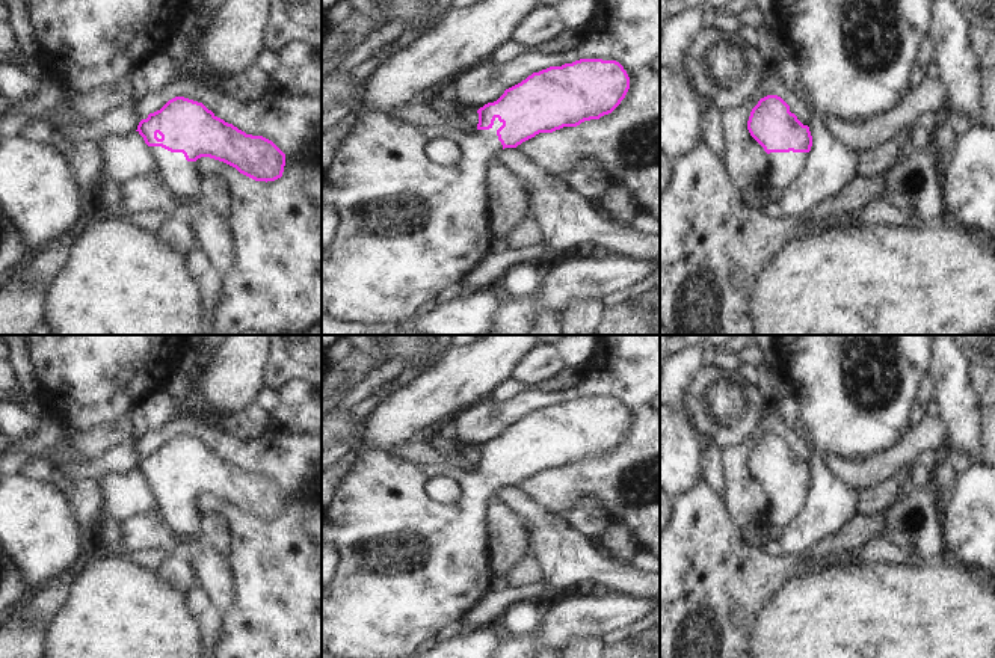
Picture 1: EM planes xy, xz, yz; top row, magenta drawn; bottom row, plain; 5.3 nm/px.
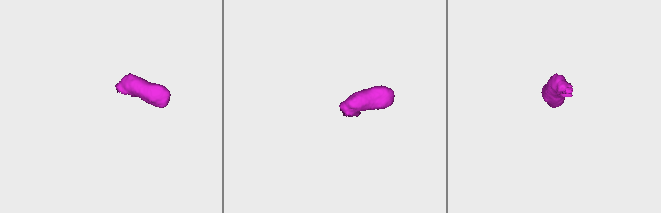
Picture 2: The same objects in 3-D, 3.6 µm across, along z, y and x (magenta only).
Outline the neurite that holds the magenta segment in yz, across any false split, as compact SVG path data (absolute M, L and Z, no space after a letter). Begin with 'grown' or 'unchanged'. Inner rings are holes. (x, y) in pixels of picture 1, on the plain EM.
grown; M767 433L752 447L747 468L772 498L769 527L785 531L811 495L812 474L790 444L778 433Z

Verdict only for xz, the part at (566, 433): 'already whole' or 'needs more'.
needs more

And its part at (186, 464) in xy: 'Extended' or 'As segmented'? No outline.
Extended

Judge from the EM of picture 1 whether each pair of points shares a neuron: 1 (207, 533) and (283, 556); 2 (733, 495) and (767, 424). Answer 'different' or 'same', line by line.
1: different
2: same

